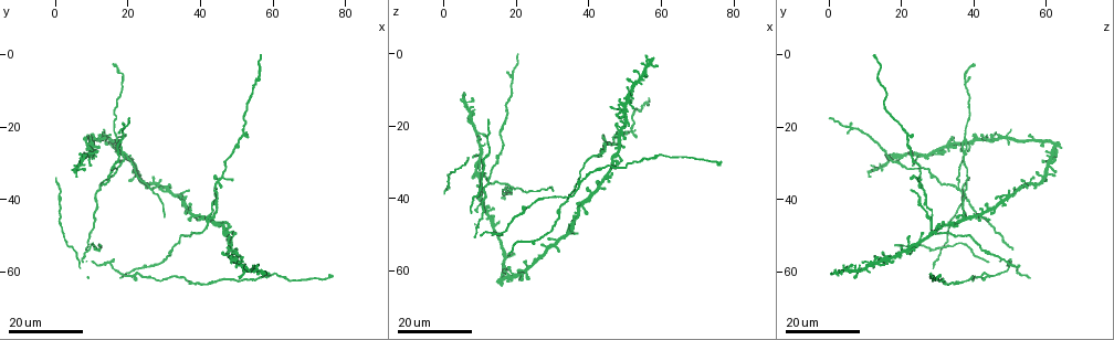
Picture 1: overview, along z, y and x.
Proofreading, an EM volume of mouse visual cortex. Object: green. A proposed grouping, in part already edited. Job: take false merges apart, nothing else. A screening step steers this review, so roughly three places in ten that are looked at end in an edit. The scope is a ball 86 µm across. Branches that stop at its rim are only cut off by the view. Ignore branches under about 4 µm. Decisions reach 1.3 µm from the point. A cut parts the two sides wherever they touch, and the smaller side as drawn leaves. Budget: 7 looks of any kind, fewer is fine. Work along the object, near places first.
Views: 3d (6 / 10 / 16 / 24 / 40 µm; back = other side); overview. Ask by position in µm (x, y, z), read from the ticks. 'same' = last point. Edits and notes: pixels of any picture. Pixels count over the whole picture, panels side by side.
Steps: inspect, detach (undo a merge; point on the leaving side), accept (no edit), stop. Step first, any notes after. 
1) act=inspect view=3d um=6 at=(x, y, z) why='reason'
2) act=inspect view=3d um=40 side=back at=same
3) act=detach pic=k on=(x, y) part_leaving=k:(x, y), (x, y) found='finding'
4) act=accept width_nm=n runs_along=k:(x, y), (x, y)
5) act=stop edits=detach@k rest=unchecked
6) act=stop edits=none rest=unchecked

act=inspect view=3d um=24 at=(11.5, 37.5, 35.5) why='side arm on a straight run'

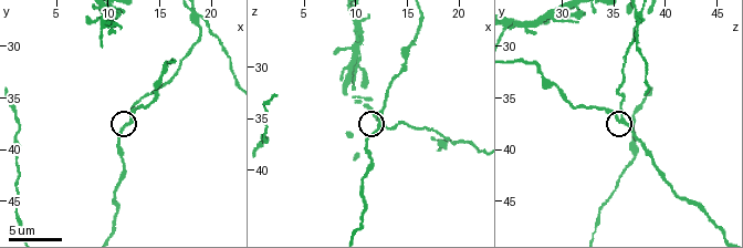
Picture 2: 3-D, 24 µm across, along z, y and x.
act=inspect view=3d um=10 at=(12.4, 37.2, 35.8)

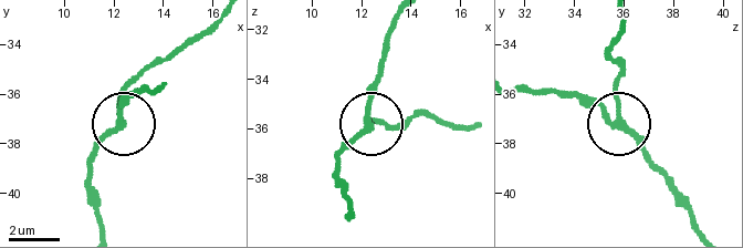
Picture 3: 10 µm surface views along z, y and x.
act=accept arms=3 found='one neuron here'

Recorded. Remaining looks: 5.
act=inspect view=3d um=16 at=(42.0, 46.0, 28.5) why='branch point'

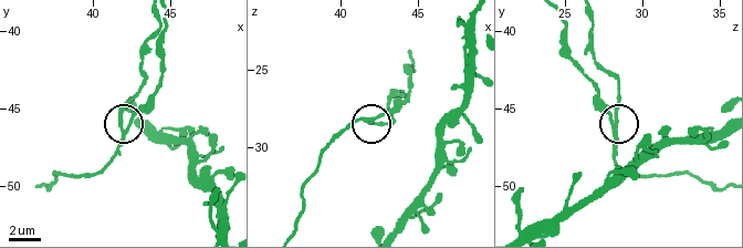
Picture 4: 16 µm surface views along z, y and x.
act=inspect view=3d um=10 at=(41.8, 46.0, 28.2) why='closer look'

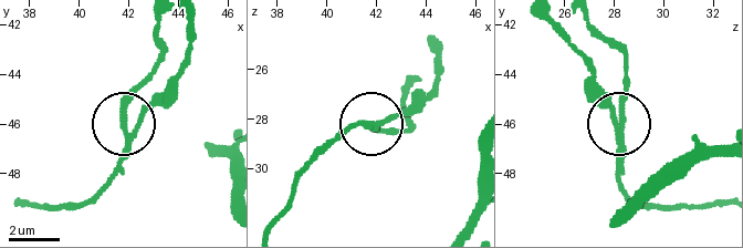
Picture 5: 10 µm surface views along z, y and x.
act=detach pic=5 on=(123, 102) arms=3 part_leaving=5:(128, 136), (128, 100), (159, 51), (159, 18) found='a second neuron is stuck on'

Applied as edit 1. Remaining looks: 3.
act=inspect view=3d um=10 at=(18.8, 27.4, 37.2) why='four or more arms meet'

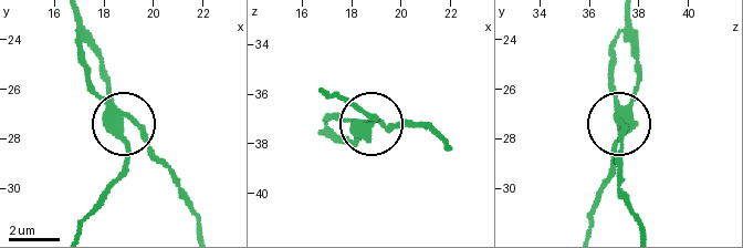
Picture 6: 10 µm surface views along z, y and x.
act=accept width_nm=370 found='one neuron here'

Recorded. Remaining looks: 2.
act=inspect view=3d um=24 at=(18.5, 20.0, 7.0) why='three arms meet'

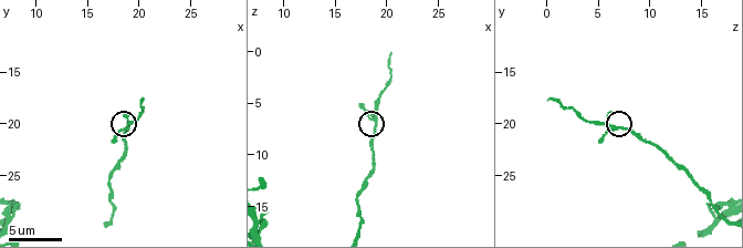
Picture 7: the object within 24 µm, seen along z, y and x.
act=inspect view=3d um=10 at=(18.8, 20.4, 7.6)

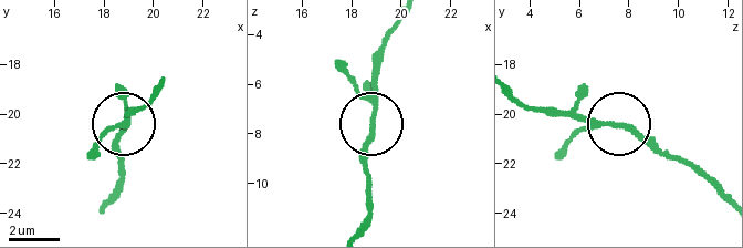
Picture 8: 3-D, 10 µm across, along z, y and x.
act=accept runs_along=8:(357, 227), (368, 208), (375, 51) found='one neuron here'

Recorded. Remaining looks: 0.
act=stop edits=detach@5 rest=unchecked

